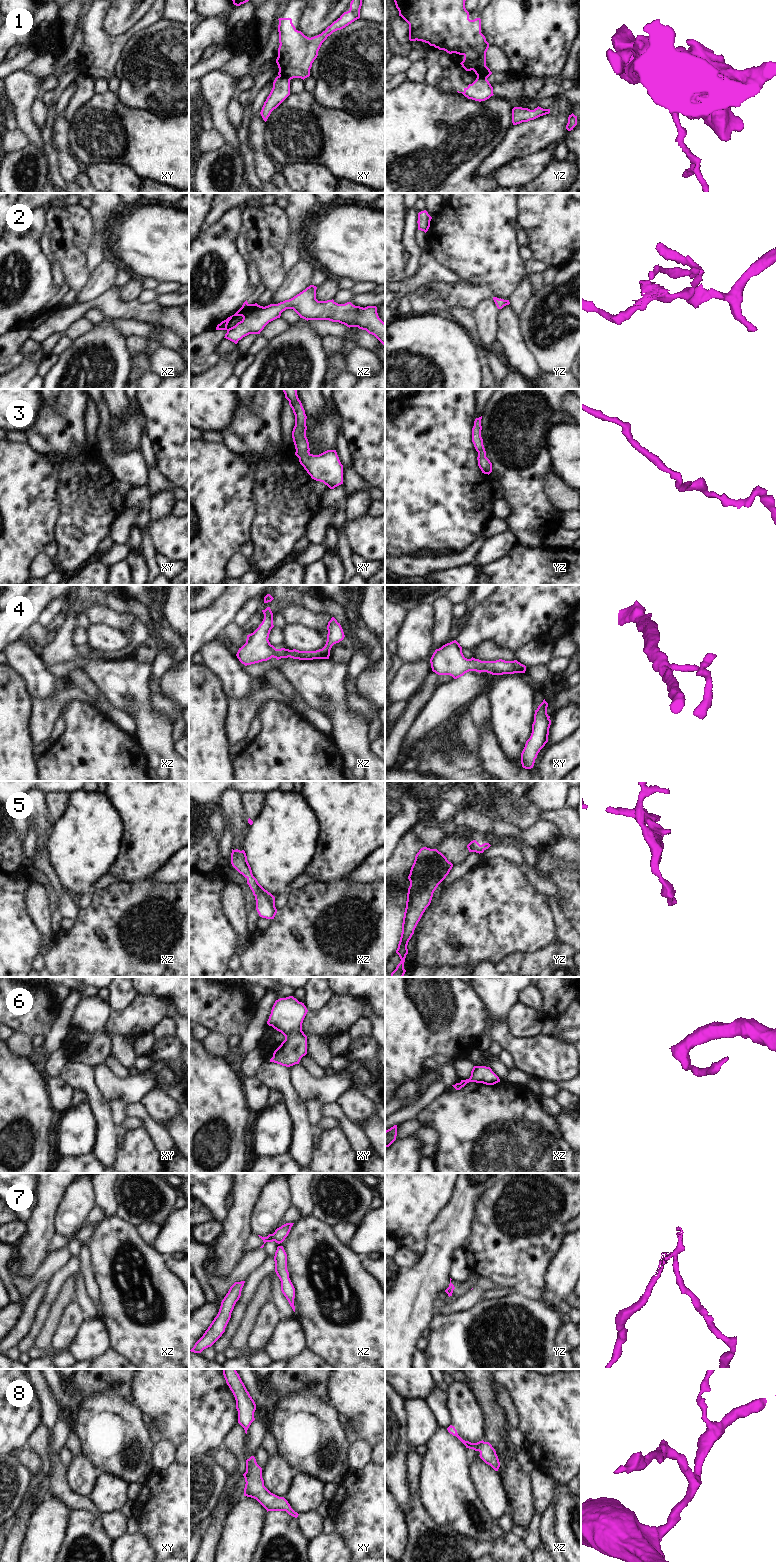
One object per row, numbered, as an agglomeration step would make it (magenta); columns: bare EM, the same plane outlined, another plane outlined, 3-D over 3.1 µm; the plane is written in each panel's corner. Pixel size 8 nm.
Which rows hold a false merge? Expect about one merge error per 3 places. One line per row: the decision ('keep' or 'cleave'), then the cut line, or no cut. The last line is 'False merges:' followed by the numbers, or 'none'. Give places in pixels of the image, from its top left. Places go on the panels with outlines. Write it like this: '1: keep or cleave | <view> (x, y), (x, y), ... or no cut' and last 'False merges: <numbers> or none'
1: cleave | xy (279, 75), (289, 80)
2: keep | no cut
3: keep | no cut
4: keep | no cut
5: keep | no cut
6: keep | no cut
7: cleave | xz (271, 1234), (274, 1240)
8: keep | no cut
False merges: 1, 7

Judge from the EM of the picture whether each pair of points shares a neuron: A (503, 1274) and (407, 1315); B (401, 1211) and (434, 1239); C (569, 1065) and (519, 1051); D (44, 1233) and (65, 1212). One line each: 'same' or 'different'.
A: different
B: different
C: same
D: different

